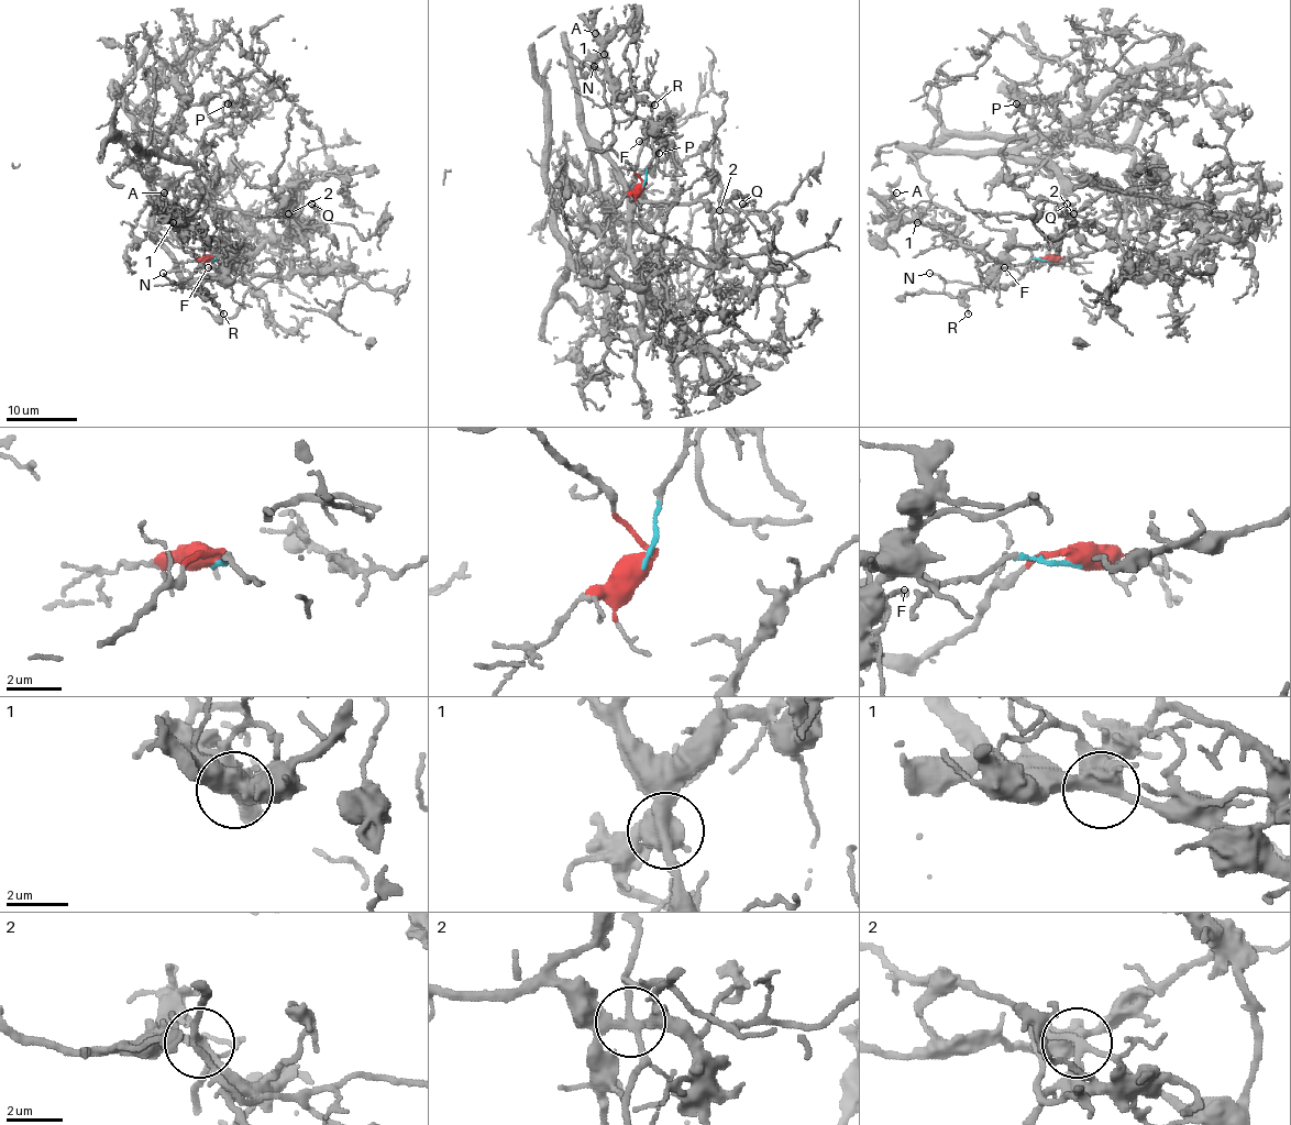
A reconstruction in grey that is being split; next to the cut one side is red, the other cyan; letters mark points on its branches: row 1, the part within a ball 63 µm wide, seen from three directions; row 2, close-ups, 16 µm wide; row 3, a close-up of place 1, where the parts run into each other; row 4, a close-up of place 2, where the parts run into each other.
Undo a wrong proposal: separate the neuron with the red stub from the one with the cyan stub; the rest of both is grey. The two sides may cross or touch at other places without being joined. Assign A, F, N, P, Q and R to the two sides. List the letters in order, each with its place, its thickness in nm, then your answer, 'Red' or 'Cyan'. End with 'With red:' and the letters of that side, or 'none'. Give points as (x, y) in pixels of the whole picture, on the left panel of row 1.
A: Place: (164, 192). Thickness 150 nm. Red
F: Place: (208, 267). Thickness 190 nm. Red
N: Place: (163, 273). Thickness 140 nm. Red
P: Place: (228, 103). Thickness 120 nm. Cyan
Q: Place: (311, 203). Thickness 220 nm. Cyan
R: Place: (223, 313). Thickness 130 nm. Red
With red: A, F, N, R

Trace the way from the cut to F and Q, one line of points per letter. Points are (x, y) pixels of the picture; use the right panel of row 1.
F: (1049, 260), (1038, 257), (1012, 284), (982, 286), (982, 278), (1005, 266)
Q: (1049, 261), (993, 261), (953, 239), (957, 224), (930, 201), (912, 152), (1044, 161), (1076, 224), (1067, 202)

